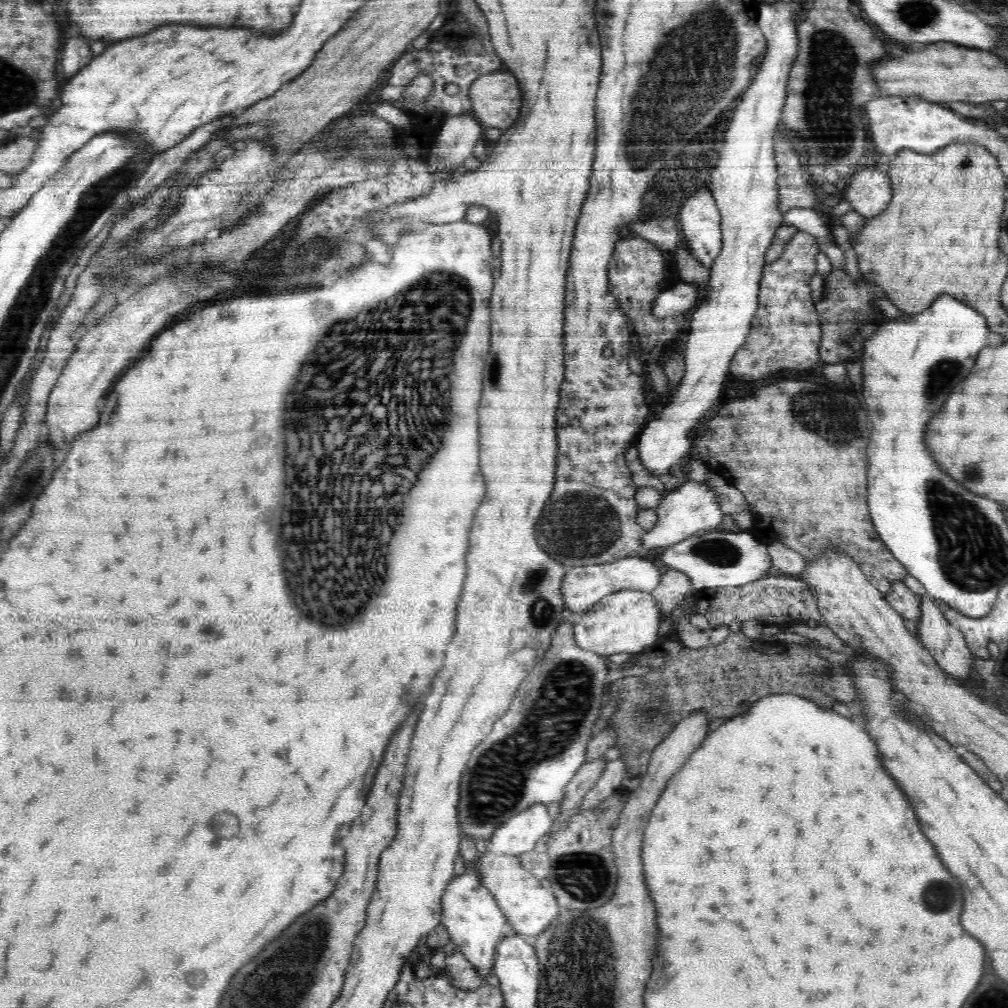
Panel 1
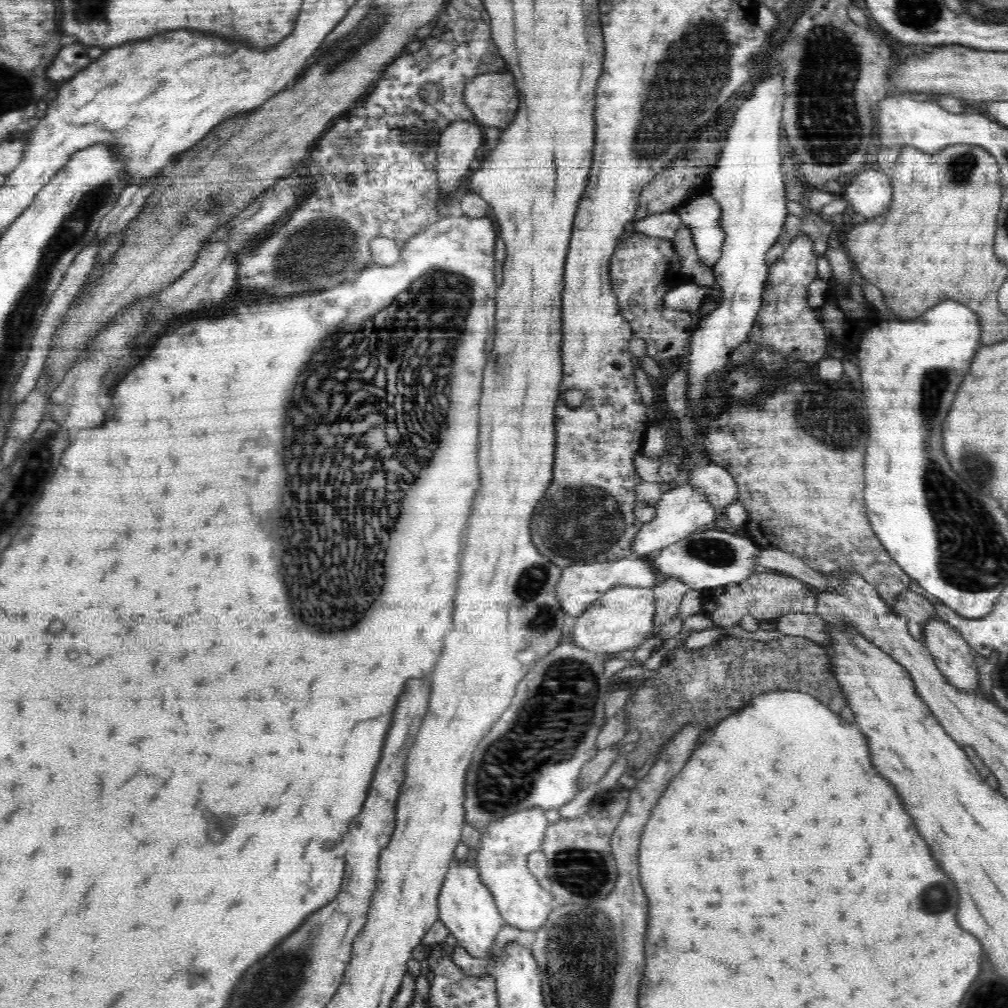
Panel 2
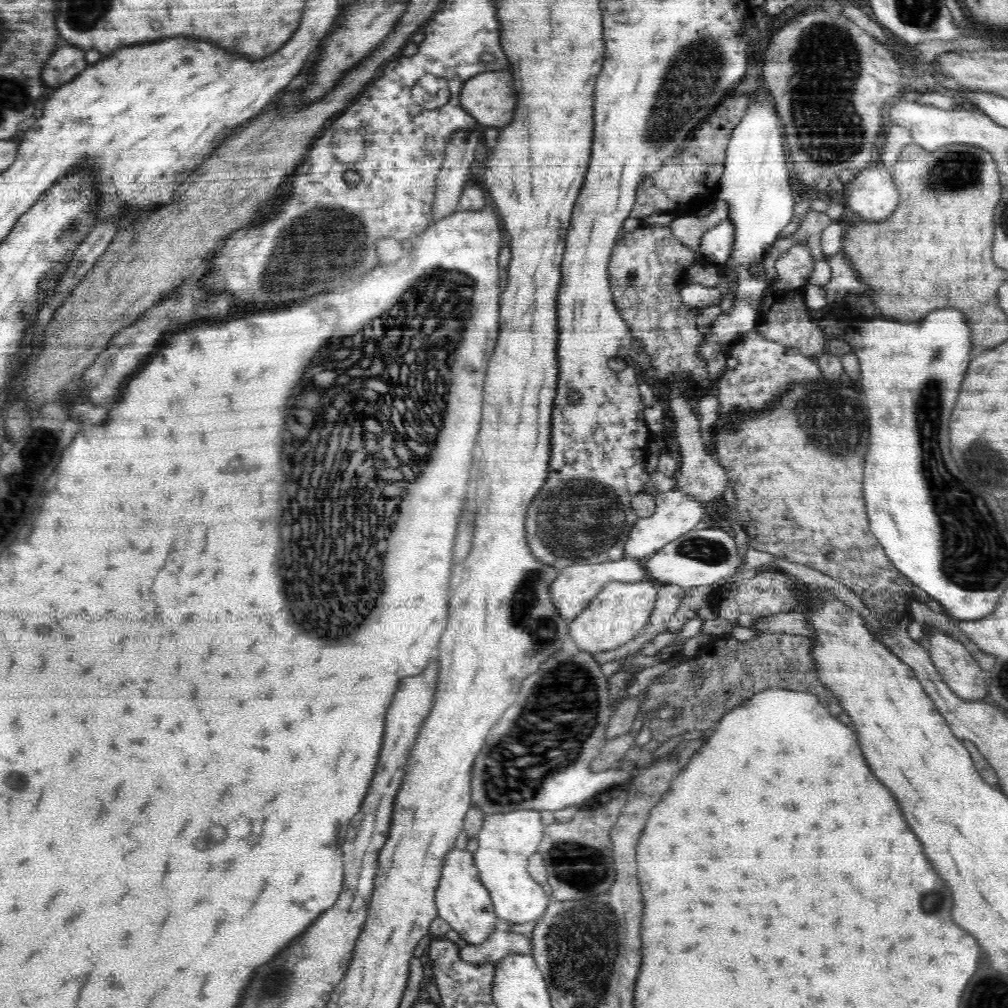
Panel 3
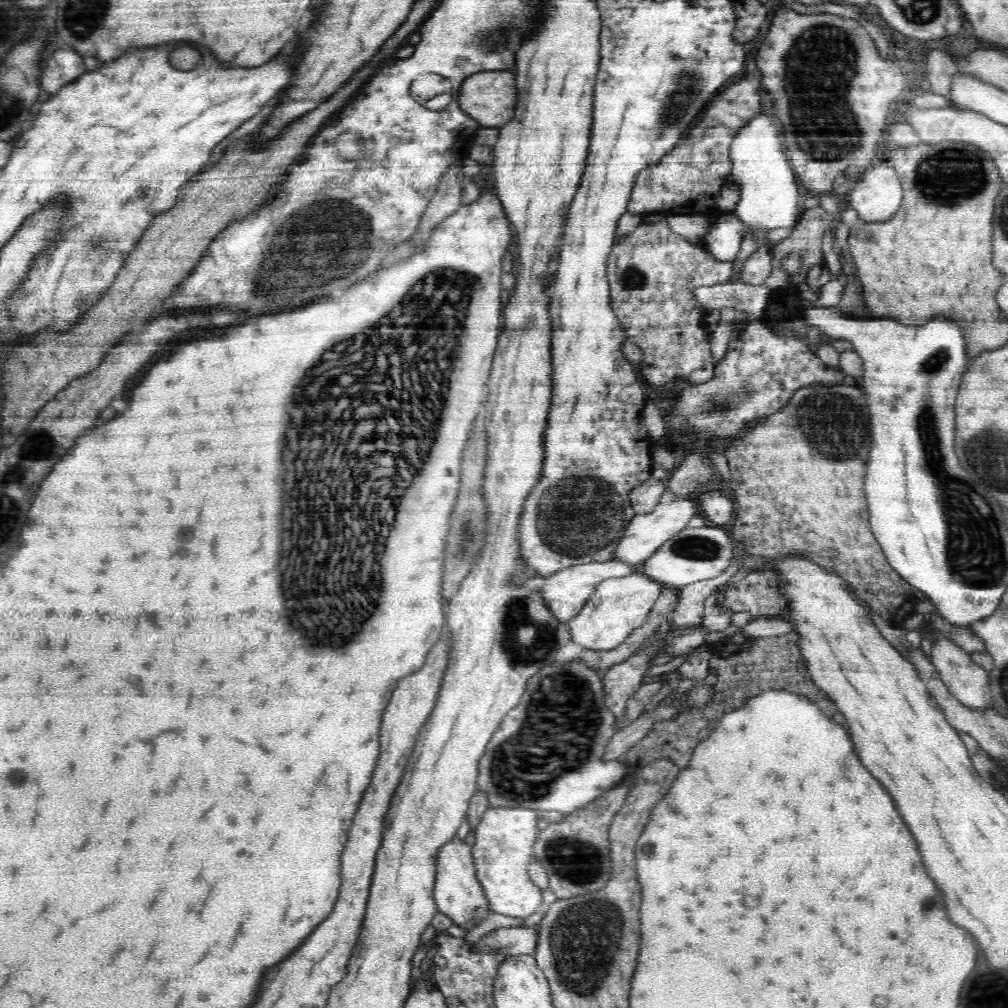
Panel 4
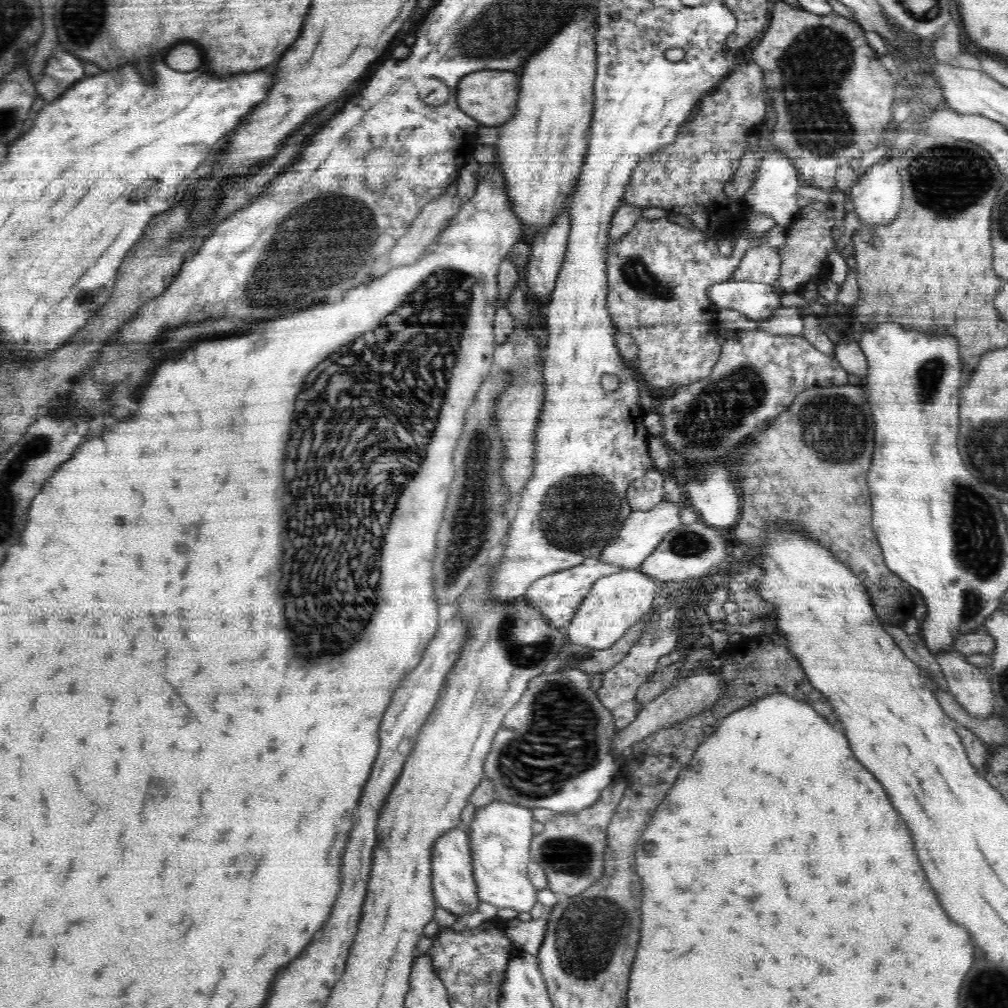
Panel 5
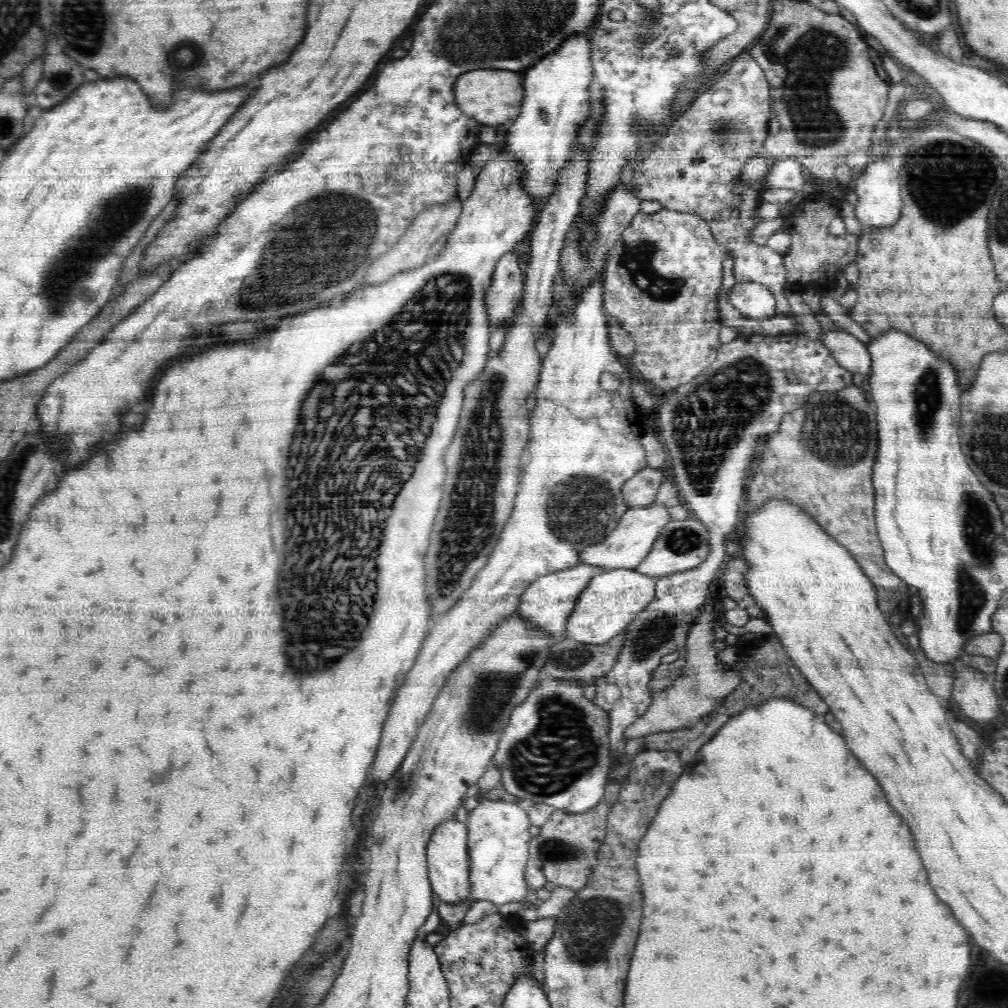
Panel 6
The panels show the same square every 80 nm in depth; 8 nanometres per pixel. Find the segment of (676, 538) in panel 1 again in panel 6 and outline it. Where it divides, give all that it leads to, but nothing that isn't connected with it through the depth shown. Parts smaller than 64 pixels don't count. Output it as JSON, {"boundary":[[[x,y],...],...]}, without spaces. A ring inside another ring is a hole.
{"boundary":[[[654,503],[650,506],[630,506],[624,516],[621,516],[620,522],[604,540],[598,544],[590,544],[588,548],[580,550],[580,562],[590,564],[591,566],[600,566],[606,570],[614,569],[636,569],[648,556],[656,538],[664,530],[664,526],[670,522],[671,517],[668,513],[668,507]]]}

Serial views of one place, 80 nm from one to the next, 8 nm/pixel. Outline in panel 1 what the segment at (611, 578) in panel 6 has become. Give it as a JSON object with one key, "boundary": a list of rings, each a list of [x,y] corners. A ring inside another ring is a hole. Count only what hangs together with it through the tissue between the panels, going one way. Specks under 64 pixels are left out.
{"boundary":[[[624,590],[606,596],[581,615],[582,618],[574,628],[577,645],[602,655],[605,659],[619,652],[639,653],[660,638],[660,622],[665,620],[651,594],[636,590]]]}

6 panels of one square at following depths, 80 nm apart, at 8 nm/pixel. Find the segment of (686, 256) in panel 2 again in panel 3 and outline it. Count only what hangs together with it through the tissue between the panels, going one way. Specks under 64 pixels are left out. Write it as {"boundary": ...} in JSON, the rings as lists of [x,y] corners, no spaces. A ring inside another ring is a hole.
{"boundary":[[[716,200],[716,208],[698,219],[695,215],[687,214],[686,216],[676,218],[671,225],[673,235],[692,252],[699,252],[700,239],[703,234],[710,228],[718,226],[722,221],[727,219],[728,205],[723,200]]]}

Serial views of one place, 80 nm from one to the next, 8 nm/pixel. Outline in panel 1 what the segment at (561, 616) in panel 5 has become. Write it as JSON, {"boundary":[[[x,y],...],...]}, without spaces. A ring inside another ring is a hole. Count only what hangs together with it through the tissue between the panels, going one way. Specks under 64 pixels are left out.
{"boundary":[[[635,556],[624,557],[612,563],[568,568],[561,588],[564,606],[572,612],[582,614],[606,596],[619,591],[636,590],[651,594],[659,585],[661,577],[662,572],[654,562]]]}

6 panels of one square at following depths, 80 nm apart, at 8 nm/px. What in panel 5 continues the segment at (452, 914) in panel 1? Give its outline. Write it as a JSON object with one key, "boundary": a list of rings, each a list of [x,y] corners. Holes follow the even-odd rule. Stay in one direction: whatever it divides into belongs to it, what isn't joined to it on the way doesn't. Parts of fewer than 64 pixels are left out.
{"boundary":[[[461,826],[448,830],[436,844],[432,846],[432,886],[435,904],[444,908],[457,917],[474,914],[480,906],[481,900],[478,898],[478,887],[474,880],[472,859],[470,852],[470,839],[467,830]]]}

